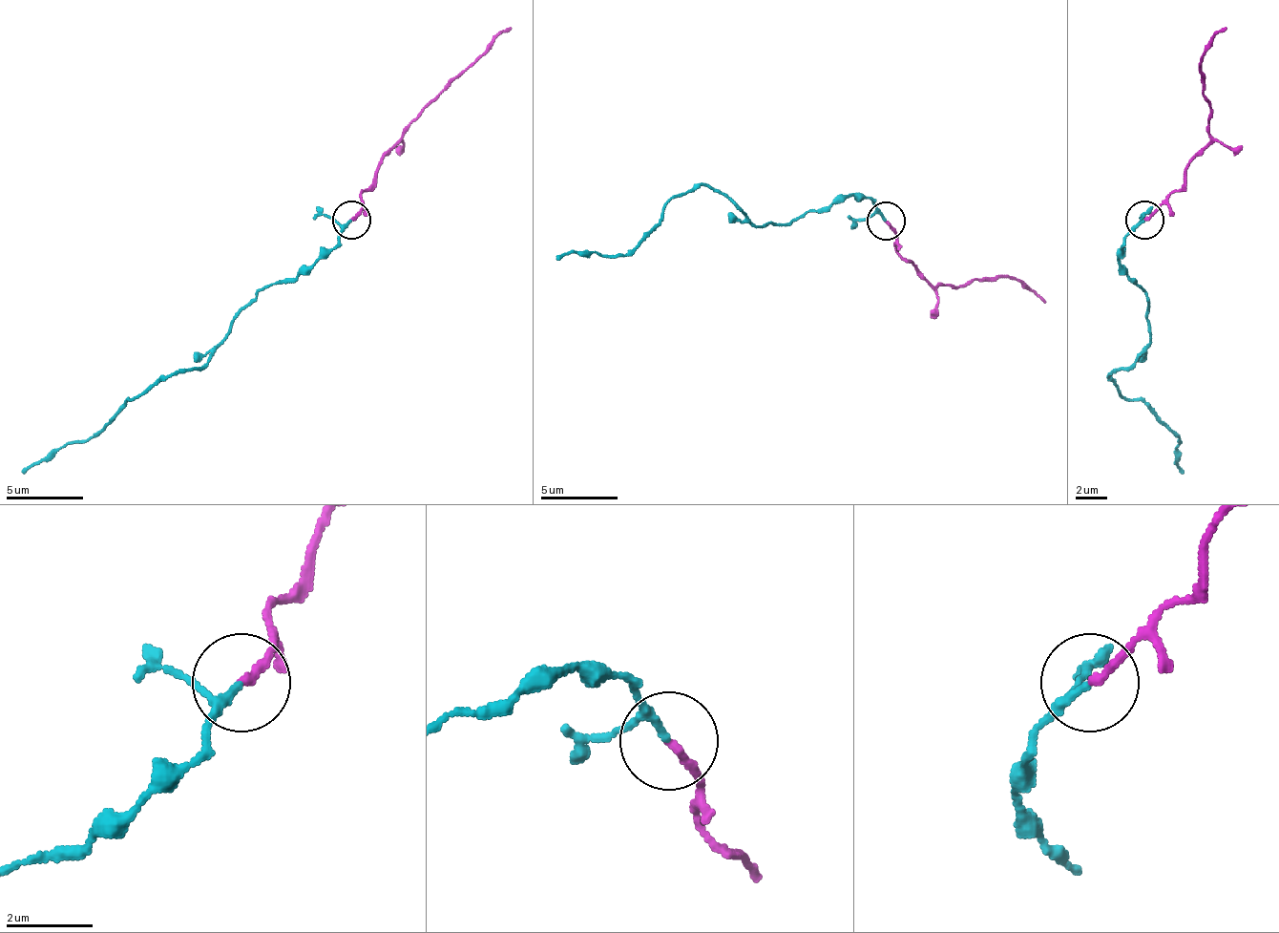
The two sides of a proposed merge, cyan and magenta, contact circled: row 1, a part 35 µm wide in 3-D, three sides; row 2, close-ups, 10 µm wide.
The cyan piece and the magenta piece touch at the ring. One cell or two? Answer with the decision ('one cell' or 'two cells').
one cell

